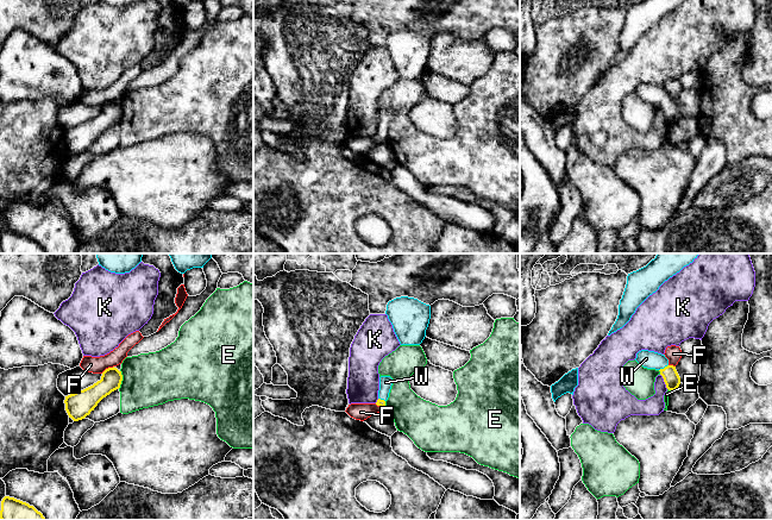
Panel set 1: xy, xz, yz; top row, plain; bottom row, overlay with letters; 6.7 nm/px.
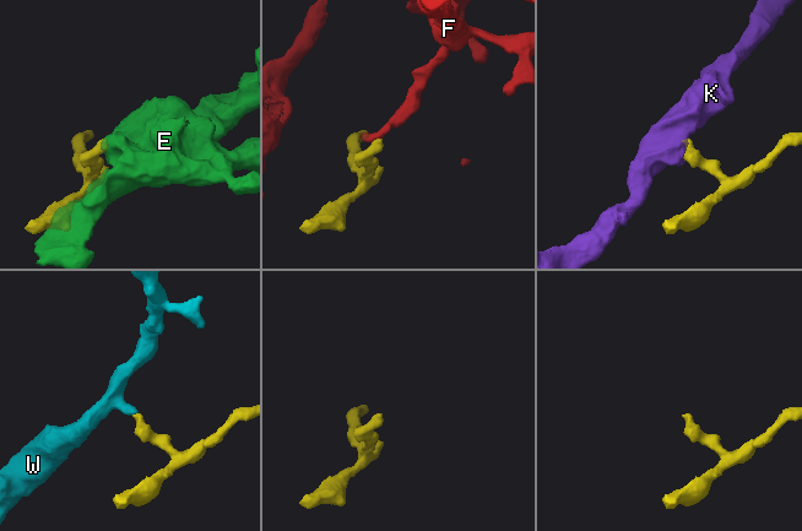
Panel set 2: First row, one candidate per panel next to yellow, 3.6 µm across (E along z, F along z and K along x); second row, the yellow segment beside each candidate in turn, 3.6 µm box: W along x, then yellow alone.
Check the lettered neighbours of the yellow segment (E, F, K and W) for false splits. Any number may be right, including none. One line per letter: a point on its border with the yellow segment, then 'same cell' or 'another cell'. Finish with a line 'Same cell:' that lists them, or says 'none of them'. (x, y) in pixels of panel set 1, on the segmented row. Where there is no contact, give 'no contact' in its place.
E: xy (121, 380) | another cell
F: xy (108, 368) | another cell
K: yz (664, 381) | another cell
W: yz (664, 368) | same cell
Same cell: W

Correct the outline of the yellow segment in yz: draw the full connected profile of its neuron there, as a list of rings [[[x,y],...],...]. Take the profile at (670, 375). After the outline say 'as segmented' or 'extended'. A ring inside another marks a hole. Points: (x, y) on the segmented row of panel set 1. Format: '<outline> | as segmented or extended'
[[[641,350],[636,353],[635,361],[644,368],[659,370],[669,390],[676,390],[679,387],[680,377],[676,366],[669,364],[665,355]]] | extended

